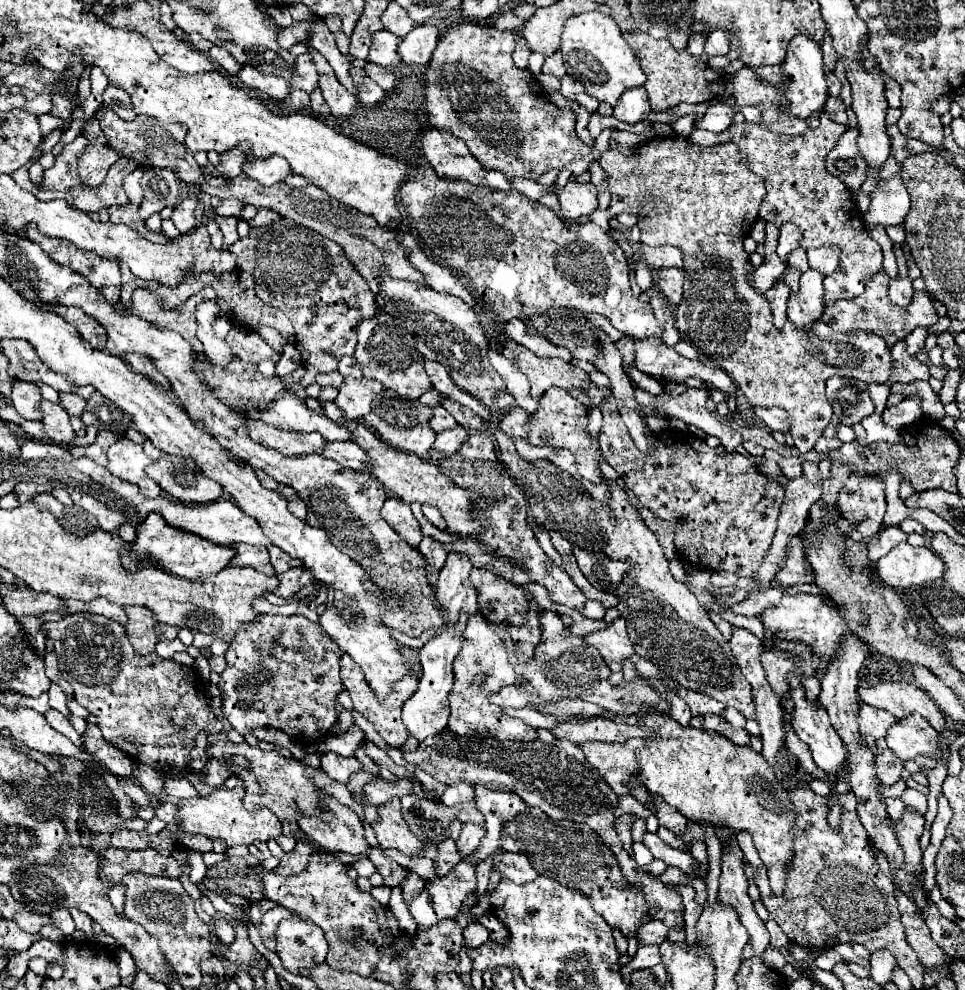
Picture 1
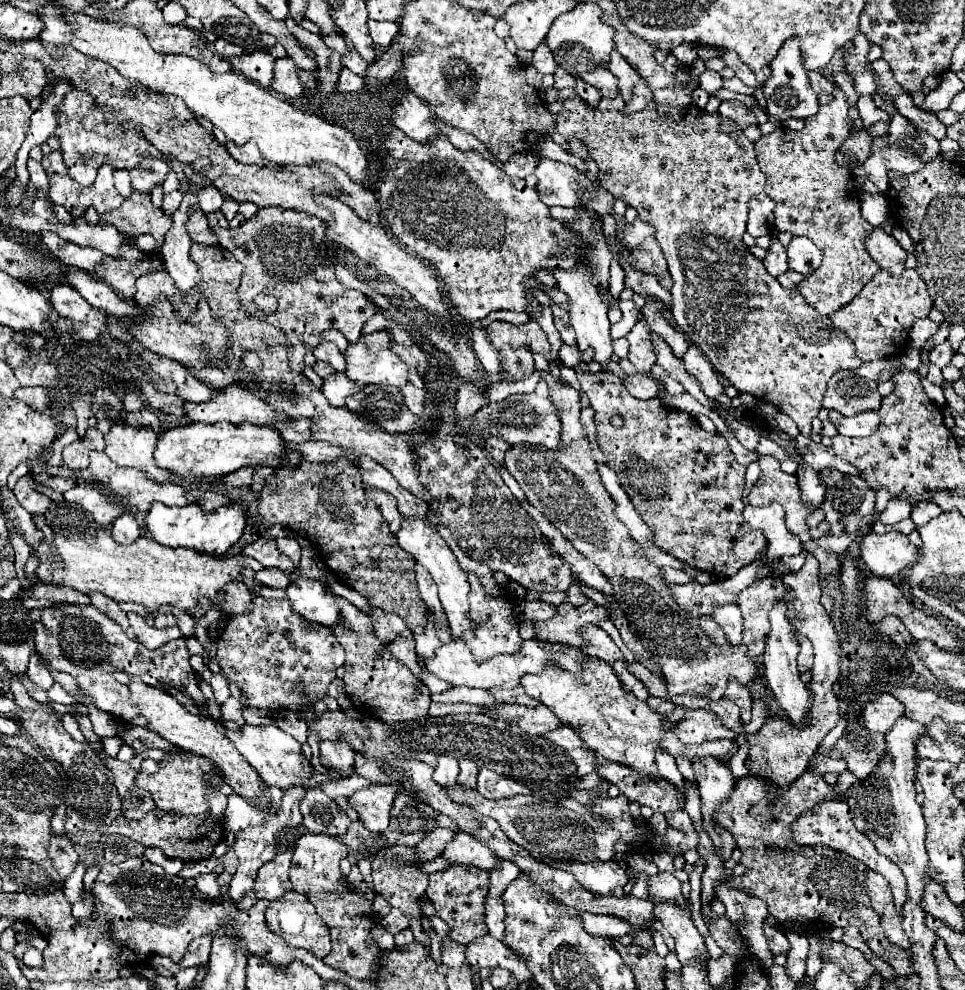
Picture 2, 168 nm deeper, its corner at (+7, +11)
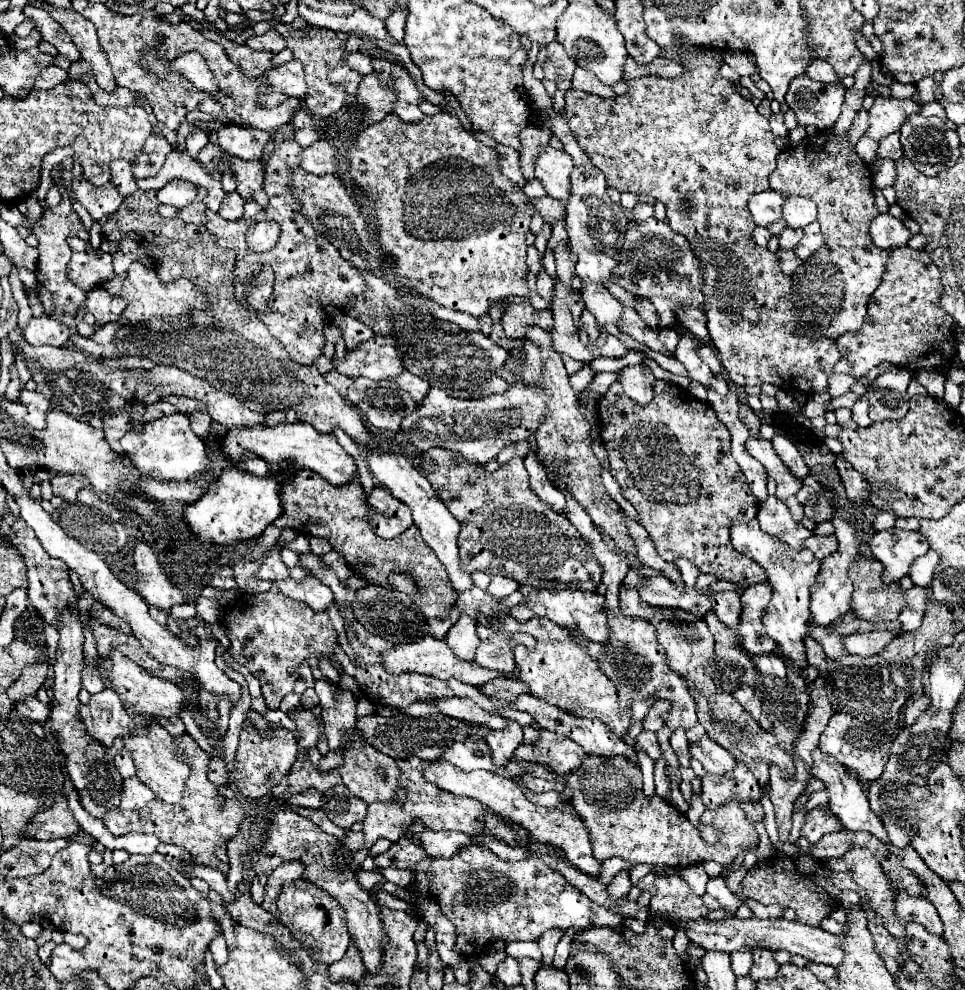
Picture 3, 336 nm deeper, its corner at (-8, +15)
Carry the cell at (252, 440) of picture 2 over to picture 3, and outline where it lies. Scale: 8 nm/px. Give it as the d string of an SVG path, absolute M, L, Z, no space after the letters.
M296 422L296 424L286 424L286 426L254 426L254 428L242 428L242 430L228 430L228 434L220 440L222 452L232 460L232 462L240 462L240 458L244 456L244 452L254 452L260 458L264 458L268 464L272 466L280 466L282 462L292 464L294 468L308 468L318 472L320 476L324 476L324 480L328 480L334 486L344 486L344 484L356 484L358 482L358 468L354 458L338 444L334 432L330 434L322 434L316 432L316 428L312 428L310 424L304 422Z

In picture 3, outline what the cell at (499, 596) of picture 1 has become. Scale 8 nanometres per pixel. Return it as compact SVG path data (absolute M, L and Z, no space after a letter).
M478 624L478 636L480 636L480 646L476 650L476 664L488 670L504 672L512 676L516 670L516 664L512 660L512 644L524 644L530 648L534 644L534 638L528 634L508 634L508 632L498 632L490 634L490 628L484 628Z

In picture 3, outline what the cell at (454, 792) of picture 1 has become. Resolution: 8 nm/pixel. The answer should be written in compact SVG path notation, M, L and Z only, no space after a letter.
M484 738L468 740L468 742L452 742L444 750L444 760L456 764L460 770L496 770L488 742Z

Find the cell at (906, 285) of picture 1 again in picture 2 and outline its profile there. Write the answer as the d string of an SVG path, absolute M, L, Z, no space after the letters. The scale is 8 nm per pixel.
M875 228L867 236L867 252L871 258L881 266L881 270L887 270L891 276L901 276L905 270L905 258L907 252L899 246L899 242L885 234L881 228Z

